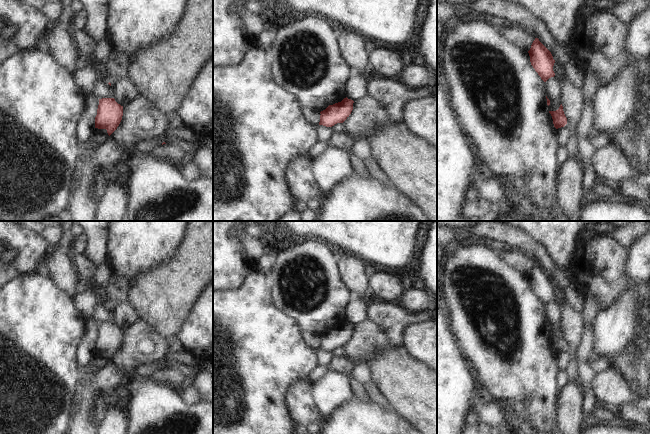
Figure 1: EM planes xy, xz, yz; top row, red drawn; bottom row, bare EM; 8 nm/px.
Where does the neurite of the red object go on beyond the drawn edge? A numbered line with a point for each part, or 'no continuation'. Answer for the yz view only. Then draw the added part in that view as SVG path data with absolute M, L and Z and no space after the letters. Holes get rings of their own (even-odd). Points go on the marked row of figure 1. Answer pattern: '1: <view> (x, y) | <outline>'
no continuation

